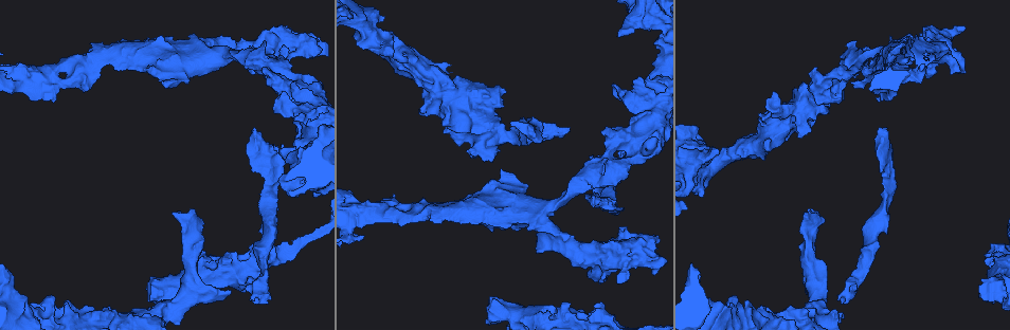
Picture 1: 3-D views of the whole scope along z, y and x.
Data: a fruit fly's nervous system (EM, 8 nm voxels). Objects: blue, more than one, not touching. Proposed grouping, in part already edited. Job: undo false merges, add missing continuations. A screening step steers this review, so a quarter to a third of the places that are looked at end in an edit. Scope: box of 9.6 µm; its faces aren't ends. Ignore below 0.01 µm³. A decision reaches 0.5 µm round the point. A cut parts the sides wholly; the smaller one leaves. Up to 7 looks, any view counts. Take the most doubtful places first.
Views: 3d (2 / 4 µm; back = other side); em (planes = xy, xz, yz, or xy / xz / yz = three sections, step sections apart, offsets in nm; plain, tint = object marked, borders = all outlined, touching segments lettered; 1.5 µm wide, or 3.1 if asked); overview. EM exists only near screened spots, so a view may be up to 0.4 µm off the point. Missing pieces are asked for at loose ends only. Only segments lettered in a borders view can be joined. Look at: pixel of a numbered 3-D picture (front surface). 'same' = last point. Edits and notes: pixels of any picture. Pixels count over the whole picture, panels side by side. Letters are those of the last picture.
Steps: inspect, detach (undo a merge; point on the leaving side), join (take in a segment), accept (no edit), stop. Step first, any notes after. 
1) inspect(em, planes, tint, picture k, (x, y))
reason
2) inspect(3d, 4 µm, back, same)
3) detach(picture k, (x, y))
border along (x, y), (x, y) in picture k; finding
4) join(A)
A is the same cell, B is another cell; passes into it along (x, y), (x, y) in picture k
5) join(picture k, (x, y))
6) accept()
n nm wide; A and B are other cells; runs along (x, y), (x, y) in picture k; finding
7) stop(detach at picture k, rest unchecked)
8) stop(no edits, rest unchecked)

inspect(em, xy, step 4, tint, picture 1, (390, 56))
thick turns thin

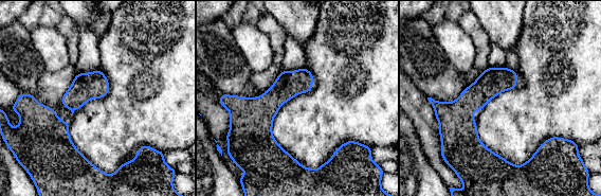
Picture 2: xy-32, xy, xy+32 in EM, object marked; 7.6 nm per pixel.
inspect(em, yz, step 8, borders, same)

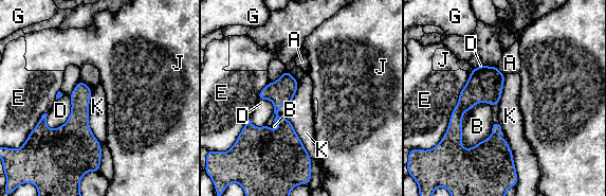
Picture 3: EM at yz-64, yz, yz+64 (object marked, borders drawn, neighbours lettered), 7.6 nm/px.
accept()
A, B, D, E, G, J and K are other cells; runs along (286, 74), (277, 117), (305, 155) in picture 3; continuous, no second neuron

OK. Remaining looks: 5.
inspect(3d, 4 µm, picture 1, (593, 198))

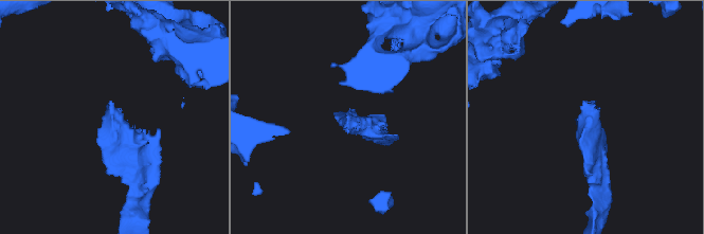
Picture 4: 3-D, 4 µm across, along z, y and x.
inspect(em, planes, plain, picture 4, (110, 101))
now the EM

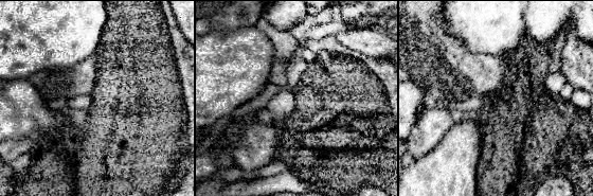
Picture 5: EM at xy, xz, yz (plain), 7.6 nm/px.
inspect(em, planes, borders, same)

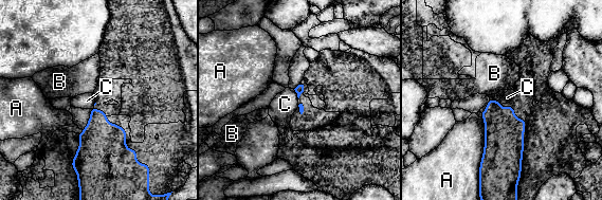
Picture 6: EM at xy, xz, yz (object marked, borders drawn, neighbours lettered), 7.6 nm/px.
accept()
A, B and C are other cells; border along (293, 89), (298, 97) in picture 6; no lettered segment goes on from it

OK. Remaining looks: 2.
inspect(3d, 4 µm, picture 1, (698, 158))
abrupt turn

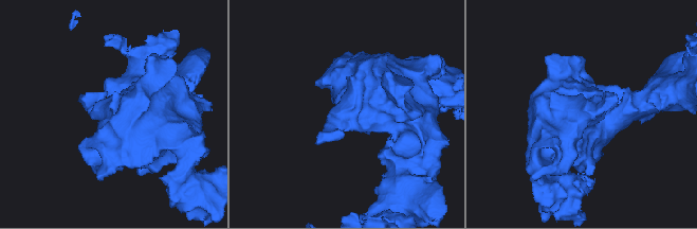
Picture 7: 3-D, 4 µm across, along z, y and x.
inspect(em, planes, borders, picture 7, (351, 108))
shape alone is not enough

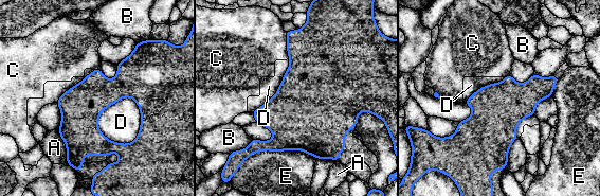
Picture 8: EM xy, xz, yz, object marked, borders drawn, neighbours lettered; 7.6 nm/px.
accept()
E touches over 500 nm; A, B, C, D and E are other cells; border along (130, 96), (140, 129), (115, 143) in picture 8; one neuron here

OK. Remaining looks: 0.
stop(no edits, rest unchecked)

